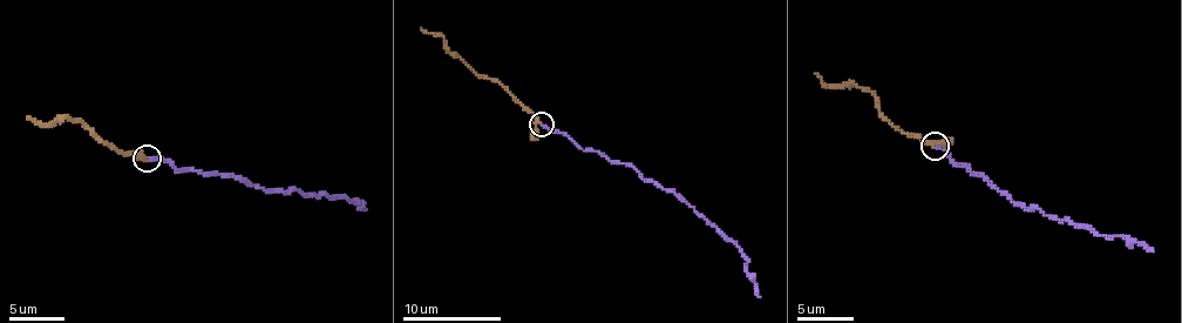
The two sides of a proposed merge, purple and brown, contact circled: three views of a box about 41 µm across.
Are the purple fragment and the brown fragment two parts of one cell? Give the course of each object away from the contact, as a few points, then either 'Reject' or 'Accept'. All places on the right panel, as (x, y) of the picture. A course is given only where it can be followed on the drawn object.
Course of purple: (936, 145), (1027, 208), (1087, 226), (1096, 235), (1126, 235), (1153, 251). Course of brown: (932, 145), (892, 126), (869, 92), (853, 83), (826, 85), (815, 73). Accept

